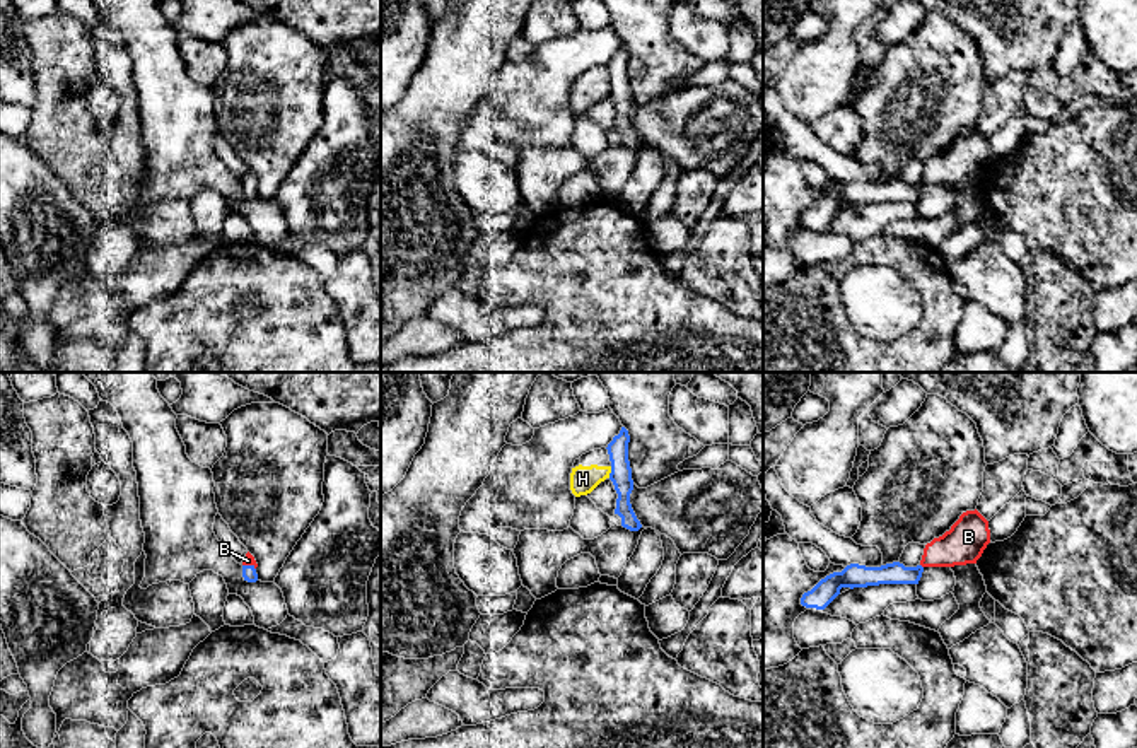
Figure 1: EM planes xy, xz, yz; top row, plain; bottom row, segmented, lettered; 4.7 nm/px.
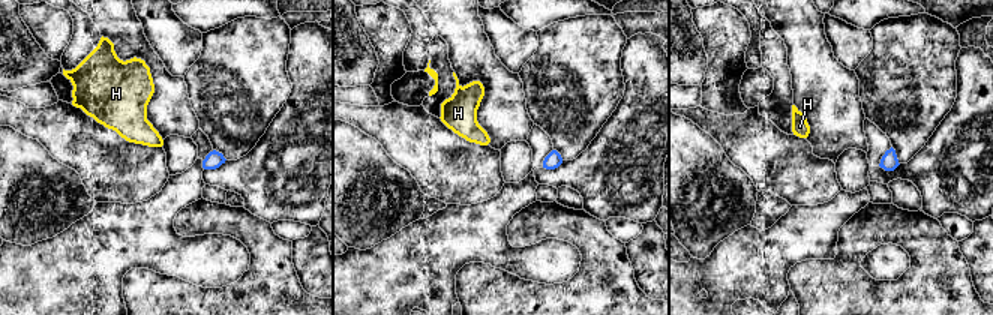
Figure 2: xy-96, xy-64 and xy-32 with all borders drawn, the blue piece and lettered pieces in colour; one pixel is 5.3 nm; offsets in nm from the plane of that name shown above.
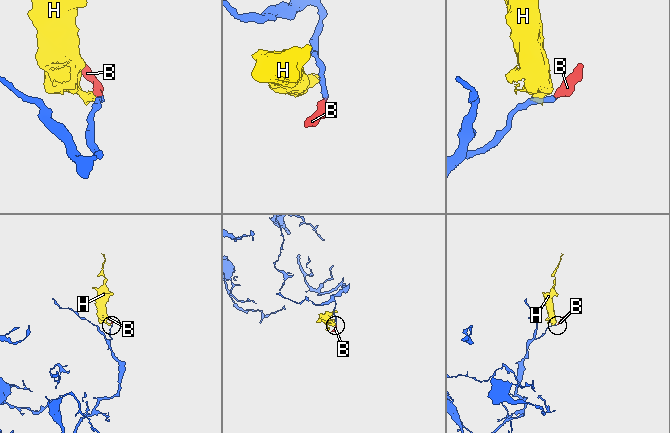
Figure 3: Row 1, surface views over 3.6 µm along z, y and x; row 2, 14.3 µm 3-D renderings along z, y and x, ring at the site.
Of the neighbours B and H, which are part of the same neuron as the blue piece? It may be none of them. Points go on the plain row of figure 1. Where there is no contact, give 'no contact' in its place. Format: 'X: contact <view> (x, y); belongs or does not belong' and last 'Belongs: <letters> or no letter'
B: contact xy (250, 183); belongs
H: contact xz (612, 89); does not belong
Belongs: B

